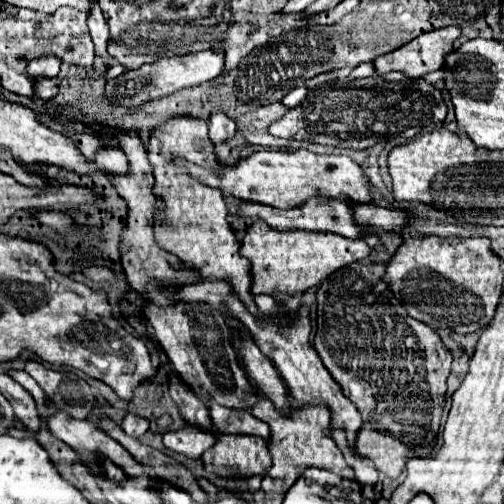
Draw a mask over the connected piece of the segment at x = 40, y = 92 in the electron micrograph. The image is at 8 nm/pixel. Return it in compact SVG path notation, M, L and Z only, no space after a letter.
M38 78L38 84L36 84L36 90L34 90L34 96L38 100L44 100L48 102L50 98L54 98L58 94L58 86L54 80L50 78Z

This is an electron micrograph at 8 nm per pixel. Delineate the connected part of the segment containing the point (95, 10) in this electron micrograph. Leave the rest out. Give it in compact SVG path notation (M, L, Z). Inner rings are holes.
M98 4L92 6L90 10L90 20L88 20L88 26L90 26L90 34L92 34L92 42L96 46L96 56L102 56L106 66L112 66L112 56L108 54L108 38L110 38L110 28L102 16L102 10Z

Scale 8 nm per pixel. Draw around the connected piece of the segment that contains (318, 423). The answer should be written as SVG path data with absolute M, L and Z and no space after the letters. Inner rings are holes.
M256 390L256 396L258 396L258 402L252 406L250 412L270 426L272 468L264 476L264 482L262 482L264 492L274 492L276 490L274 482L284 482L280 486L280 490L286 492L294 484L294 480L300 478L302 472L310 466L324 468L324 470L340 474L342 478L354 480L354 472L344 462L344 456L342 456L340 448L336 448L334 440L330 438L330 432L326 432L328 424L330 424L330 410L324 404L298 406L298 408L290 408L290 412L284 414L284 412L274 410L274 402L268 400L268 396L264 396L260 390Z

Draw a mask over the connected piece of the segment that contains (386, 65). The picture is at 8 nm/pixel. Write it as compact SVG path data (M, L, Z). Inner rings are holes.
M454 26L438 28L438 30L432 30L432 32L424 32L418 38L410 40L408 44L404 44L402 48L398 48L394 52L388 52L388 54L378 56L376 60L372 60L374 70L376 70L376 74L386 74L386 72L396 70L396 72L402 72L408 78L422 78L428 72L436 72L436 70L442 68L444 56L454 50L454 42L458 40L458 36L460 36L460 28L454 28Z

